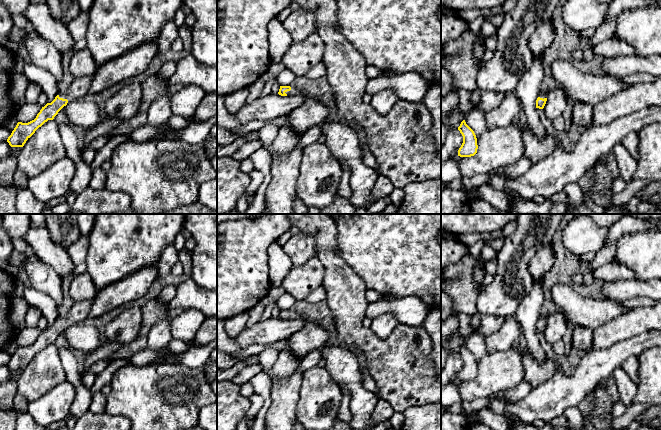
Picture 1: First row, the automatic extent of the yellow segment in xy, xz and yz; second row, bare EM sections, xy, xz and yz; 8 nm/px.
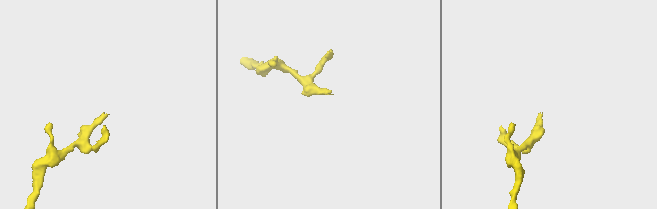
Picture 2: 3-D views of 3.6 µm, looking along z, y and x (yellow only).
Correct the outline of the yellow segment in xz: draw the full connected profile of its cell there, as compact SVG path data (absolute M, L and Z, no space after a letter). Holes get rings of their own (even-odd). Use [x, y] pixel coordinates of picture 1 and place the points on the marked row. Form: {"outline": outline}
{"outline": "M280 86L279 92L278 92L278 94L281 96L297 95L300 93L307 93L307 92L296 88L291 88L290 86Z"}

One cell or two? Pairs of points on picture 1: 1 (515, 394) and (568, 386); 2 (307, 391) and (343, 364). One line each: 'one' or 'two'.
1: two
2: two

